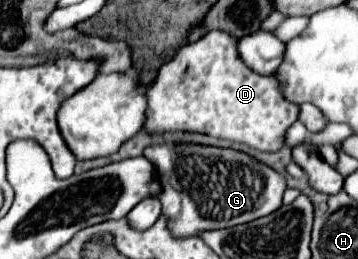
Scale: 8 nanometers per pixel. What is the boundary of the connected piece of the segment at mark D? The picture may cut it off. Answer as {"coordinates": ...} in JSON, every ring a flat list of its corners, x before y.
{"coordinates":[[219,30,205,34,195,44,181,46,175,56,159,68,159,74,147,88,145,98,147,110,143,130,149,136,161,136,165,132,199,132,213,138,241,142,263,152,275,152,283,148,283,134,299,114,299,106,287,102,281,96,275,76,259,76,251,72,237,56,237,38]]}

